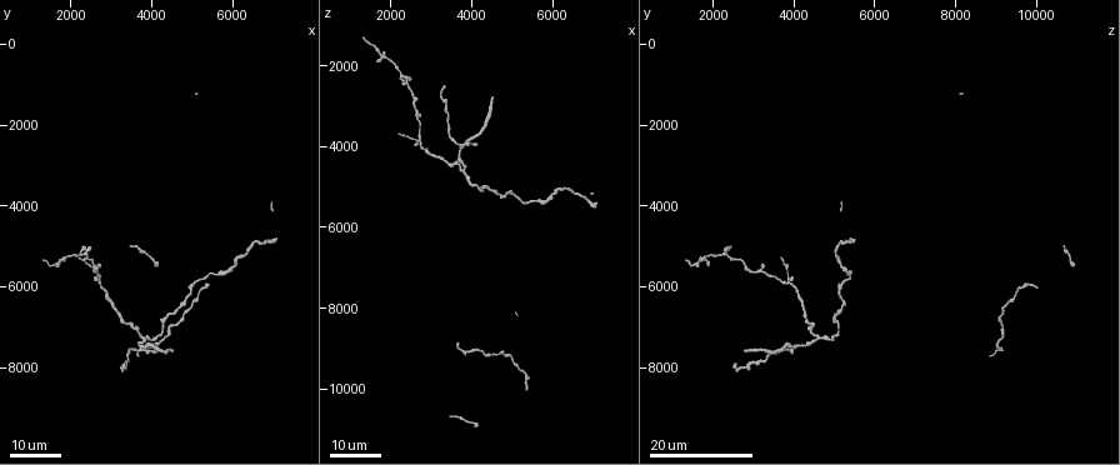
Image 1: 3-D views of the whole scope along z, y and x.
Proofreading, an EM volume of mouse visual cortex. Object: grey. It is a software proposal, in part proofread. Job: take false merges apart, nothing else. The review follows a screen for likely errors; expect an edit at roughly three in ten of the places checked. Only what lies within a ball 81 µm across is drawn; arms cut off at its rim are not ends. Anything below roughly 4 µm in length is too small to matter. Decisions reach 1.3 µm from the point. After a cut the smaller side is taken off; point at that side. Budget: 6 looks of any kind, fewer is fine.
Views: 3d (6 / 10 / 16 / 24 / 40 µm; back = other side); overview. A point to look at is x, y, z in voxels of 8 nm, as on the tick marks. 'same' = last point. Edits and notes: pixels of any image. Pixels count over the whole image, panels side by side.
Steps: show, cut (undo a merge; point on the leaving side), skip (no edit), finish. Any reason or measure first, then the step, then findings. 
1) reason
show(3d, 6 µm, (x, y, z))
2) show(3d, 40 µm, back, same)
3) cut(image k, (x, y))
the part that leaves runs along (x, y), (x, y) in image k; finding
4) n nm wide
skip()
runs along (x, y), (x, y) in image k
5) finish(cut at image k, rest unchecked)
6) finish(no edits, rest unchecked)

four or more arms meet
show(3d, 16 µm, (3750, 7550, 3950))

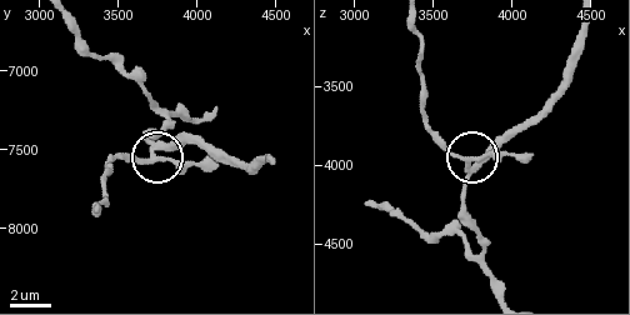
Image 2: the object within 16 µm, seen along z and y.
show(3d, 6 µm, (3720, 7580, 3960))

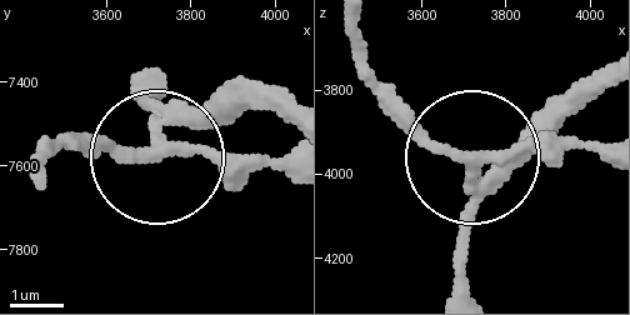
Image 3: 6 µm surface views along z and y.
other side
show(3d, 6 µm, back, (3725, 7565, 3970))

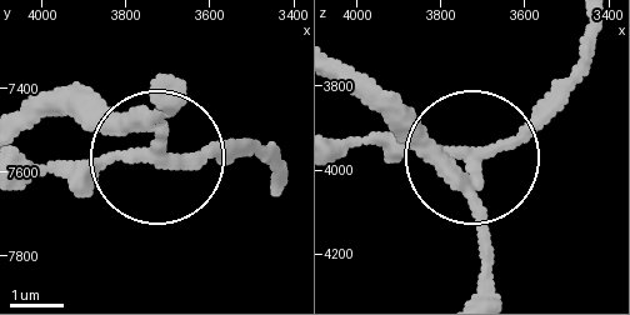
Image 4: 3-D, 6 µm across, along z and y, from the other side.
4 arms
cut(image 4, (84, 128))
the part that leaves runs along (150, 118), (20, 118) in image 4; two cells meet here

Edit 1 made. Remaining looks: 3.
three arms meet
show(3d, 24 µm, (3800, 7300, 4550))

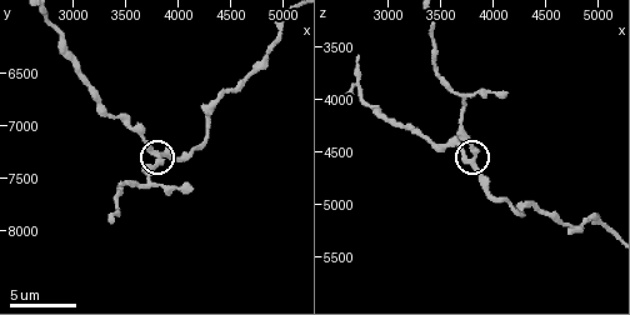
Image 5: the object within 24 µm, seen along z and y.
zoom in
show(3d, 10 µm, (3780, 7260, 4600))

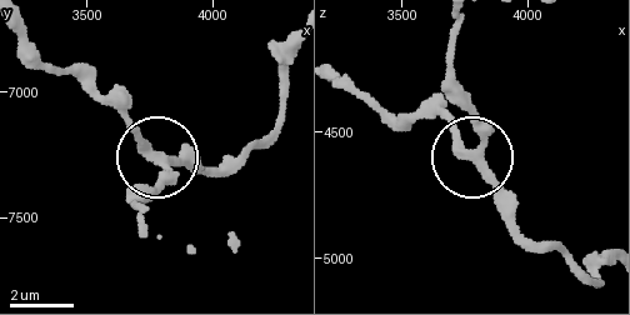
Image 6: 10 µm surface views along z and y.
skip()
all the same cell

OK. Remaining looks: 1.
finish(cut at image 4, rest unchecked)

